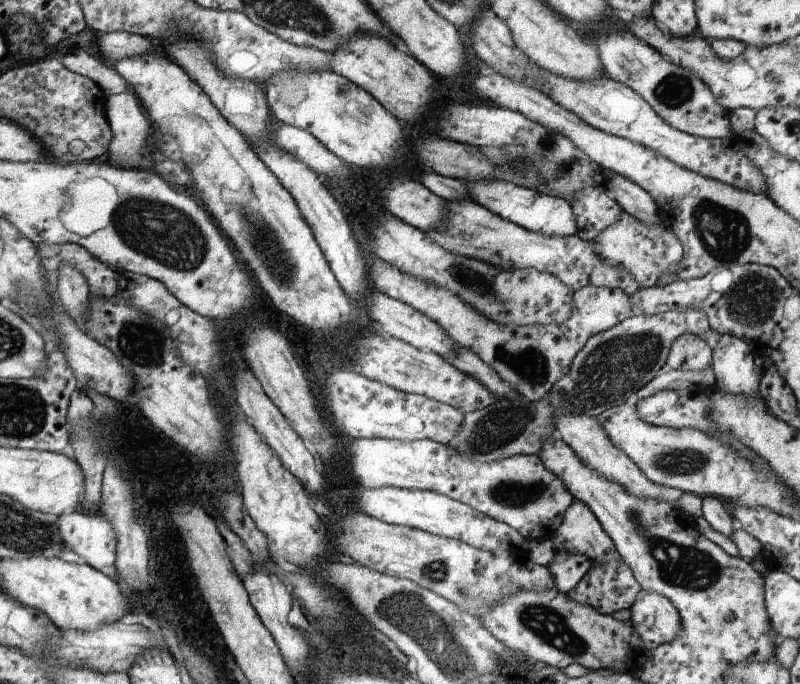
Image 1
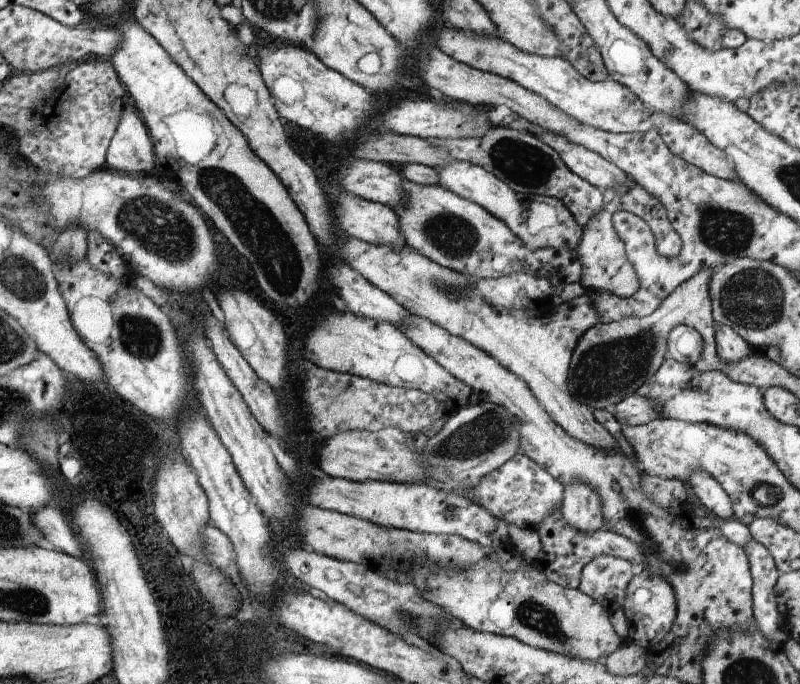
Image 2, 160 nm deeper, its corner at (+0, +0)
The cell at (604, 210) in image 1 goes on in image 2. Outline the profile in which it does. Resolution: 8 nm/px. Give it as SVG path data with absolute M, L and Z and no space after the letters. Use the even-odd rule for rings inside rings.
M509 126L492 127L480 138L433 138L429 142L451 155L454 160L468 161L485 167L490 174L495 174L514 191L527 195L546 194L561 199L574 214L577 222L584 228L588 219L603 207L603 192L591 185L586 179L574 174L559 158L558 153L544 144L538 137L523 134Z

